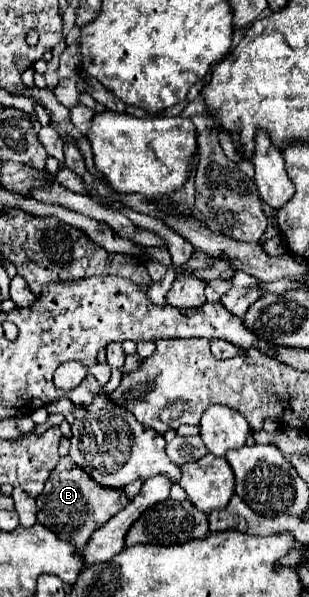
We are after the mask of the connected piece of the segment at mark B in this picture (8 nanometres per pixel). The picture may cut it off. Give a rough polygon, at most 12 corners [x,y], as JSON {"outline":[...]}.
{"outline":[[60,459],[36,517],[80,553],[130,499]]}

